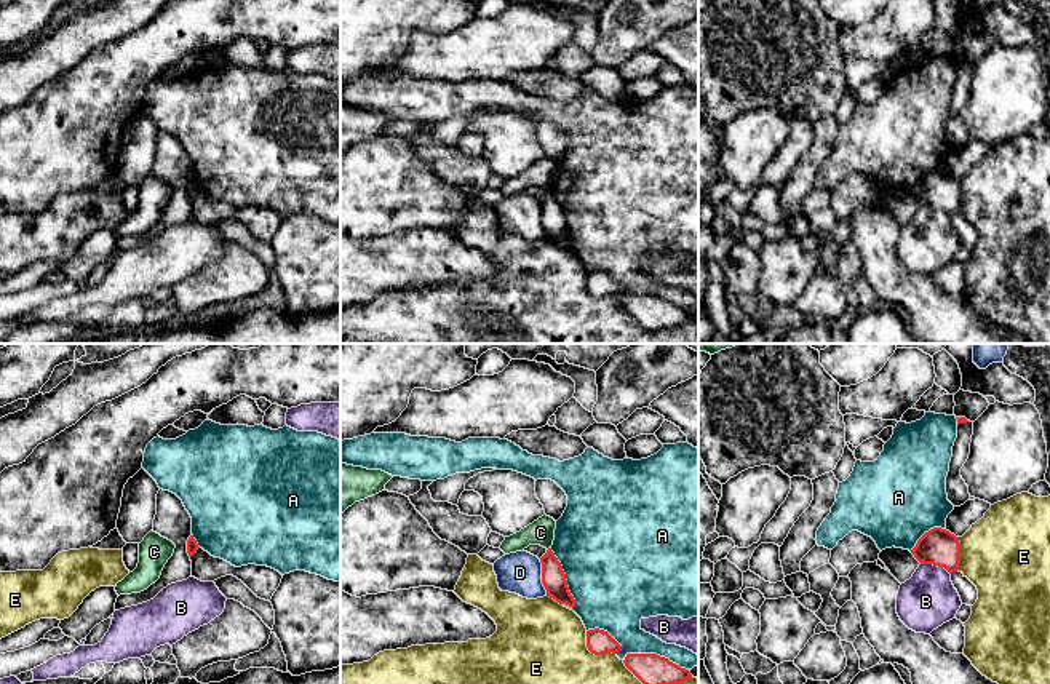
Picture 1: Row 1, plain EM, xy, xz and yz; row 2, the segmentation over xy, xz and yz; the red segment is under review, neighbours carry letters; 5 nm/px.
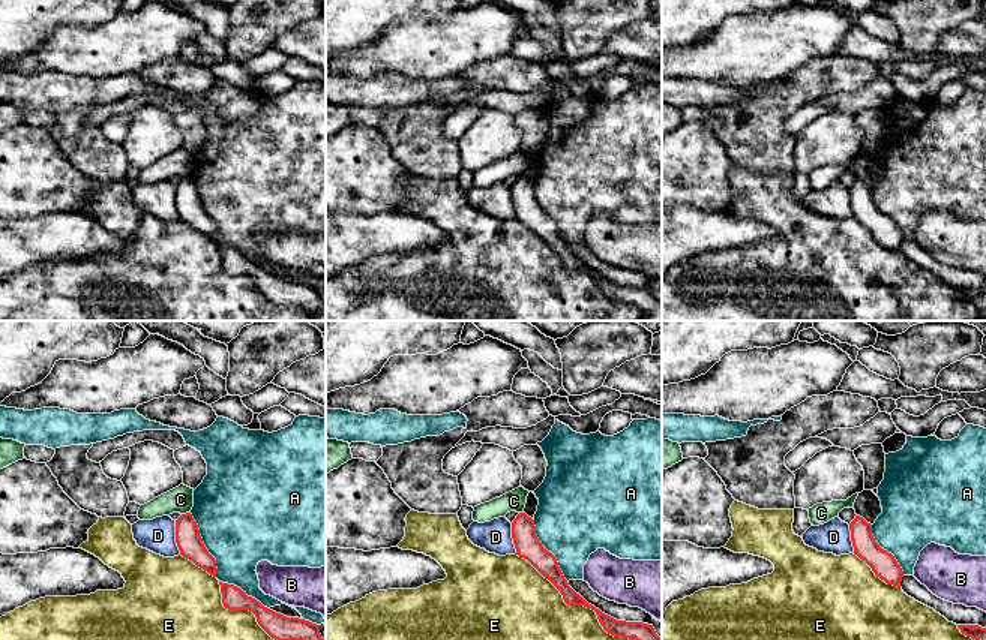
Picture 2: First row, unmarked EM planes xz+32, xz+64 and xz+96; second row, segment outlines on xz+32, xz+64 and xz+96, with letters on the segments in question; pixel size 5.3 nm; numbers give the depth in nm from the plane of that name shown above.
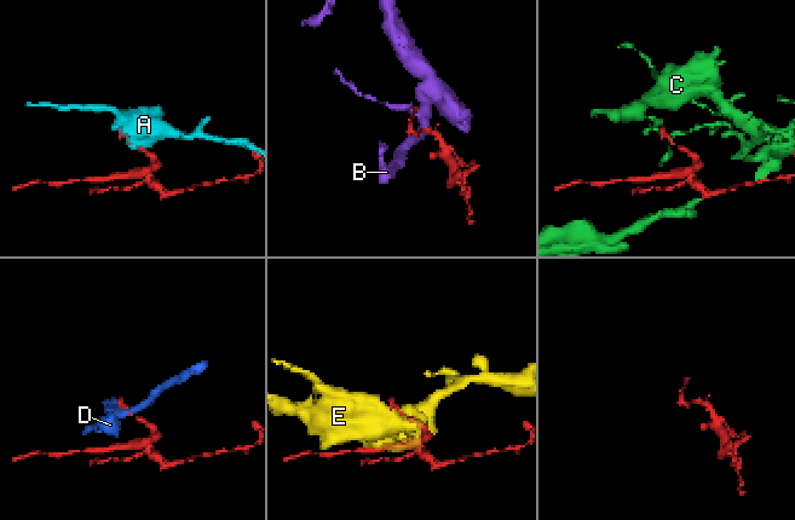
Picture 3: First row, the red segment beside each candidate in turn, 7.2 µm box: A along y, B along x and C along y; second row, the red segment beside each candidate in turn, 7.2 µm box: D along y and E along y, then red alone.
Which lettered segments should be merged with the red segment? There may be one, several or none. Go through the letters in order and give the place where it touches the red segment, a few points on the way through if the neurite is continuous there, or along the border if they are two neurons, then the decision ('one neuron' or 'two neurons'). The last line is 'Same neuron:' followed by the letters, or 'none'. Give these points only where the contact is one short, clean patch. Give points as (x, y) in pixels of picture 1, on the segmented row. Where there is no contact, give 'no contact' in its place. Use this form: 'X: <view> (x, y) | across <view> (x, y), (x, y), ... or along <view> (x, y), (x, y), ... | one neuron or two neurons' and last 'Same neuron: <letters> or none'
A: xz (656, 654) | two neurons
B: yz (935, 564) | along yz (921, 563), (942, 566), (950, 574) | two neurons
C: xz (548, 548) | along xz (550, 547), (547, 550) | two neurons
D: xz (542, 577) | two neurons
E: xz (593, 652) | two neurons
Same neuron: none

